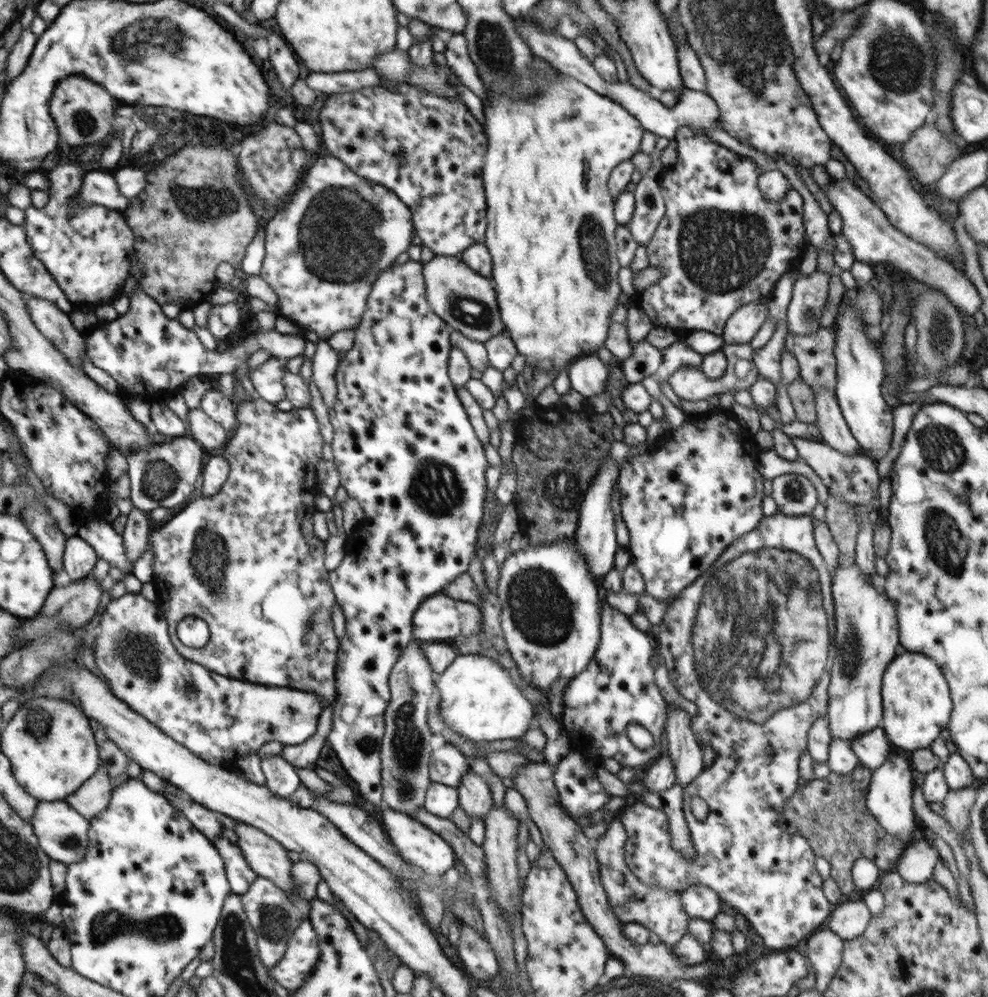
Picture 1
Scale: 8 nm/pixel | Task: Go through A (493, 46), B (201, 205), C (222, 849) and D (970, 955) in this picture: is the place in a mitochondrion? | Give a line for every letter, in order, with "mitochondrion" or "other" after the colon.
A: mitochondrion
B: mitochondrion
C: other
D: other

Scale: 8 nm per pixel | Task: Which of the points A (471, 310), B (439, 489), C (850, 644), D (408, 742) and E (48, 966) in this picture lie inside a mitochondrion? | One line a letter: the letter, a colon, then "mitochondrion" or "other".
A: mitochondrion
B: mitochondrion
C: mitochondrion
D: mitochondrion
E: other

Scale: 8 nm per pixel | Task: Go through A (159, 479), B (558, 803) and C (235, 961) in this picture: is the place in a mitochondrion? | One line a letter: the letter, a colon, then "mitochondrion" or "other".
A: mitochondrion
B: other
C: mitochondrion

